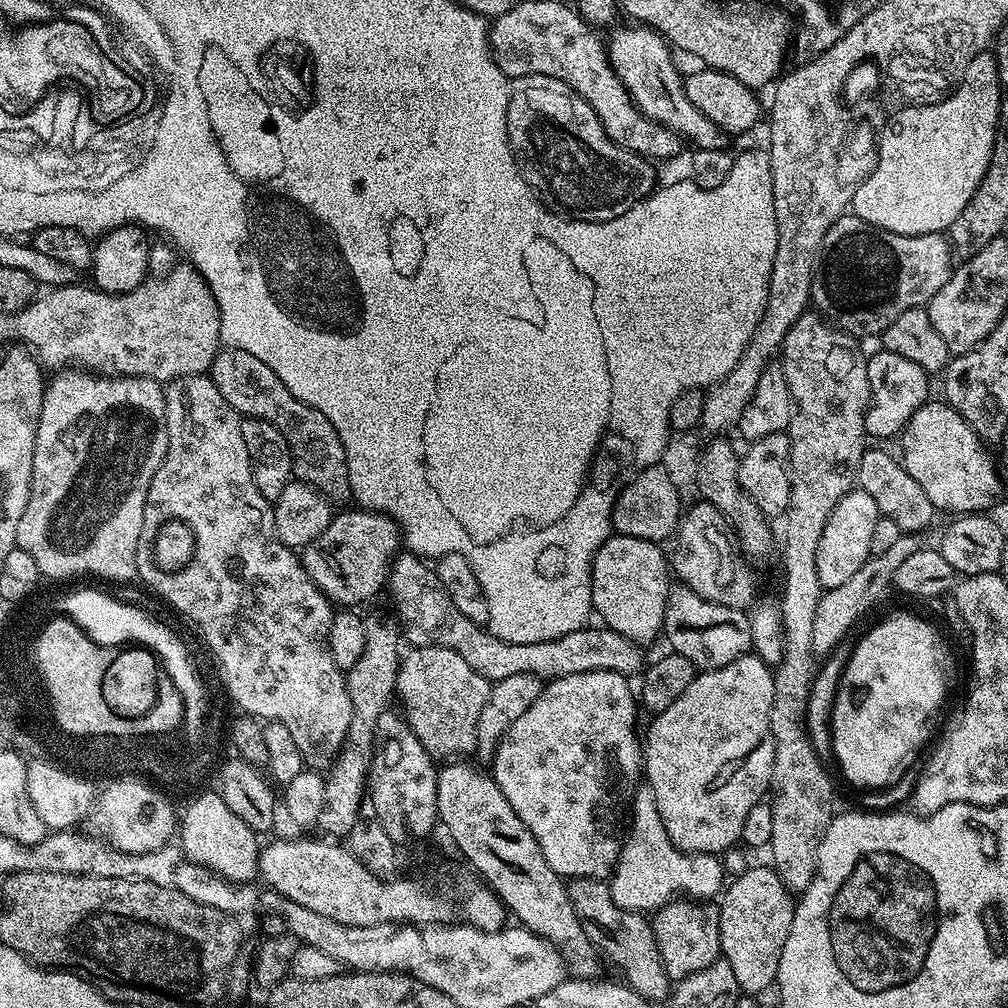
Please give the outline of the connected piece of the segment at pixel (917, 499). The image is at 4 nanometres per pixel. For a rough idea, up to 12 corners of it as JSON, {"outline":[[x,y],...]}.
{"outline":[[884,446],[865,447],[859,491],[901,533],[920,534],[938,510]]}

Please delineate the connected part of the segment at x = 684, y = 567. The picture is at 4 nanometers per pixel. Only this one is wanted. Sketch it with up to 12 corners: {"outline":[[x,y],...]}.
{"outline":[[683,513],[670,552],[683,587],[722,606],[757,599],[728,519]]}

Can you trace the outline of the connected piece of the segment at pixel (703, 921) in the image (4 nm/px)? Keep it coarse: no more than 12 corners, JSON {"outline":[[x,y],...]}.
{"outline":[[669,902],[650,923],[675,982],[721,959],[720,913]]}

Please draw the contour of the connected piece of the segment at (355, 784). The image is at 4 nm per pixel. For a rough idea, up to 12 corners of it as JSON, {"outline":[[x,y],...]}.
{"outline":[[369,623],[346,672],[348,737],[327,769],[319,830],[347,837],[370,784],[376,723],[402,659],[395,623]]}

